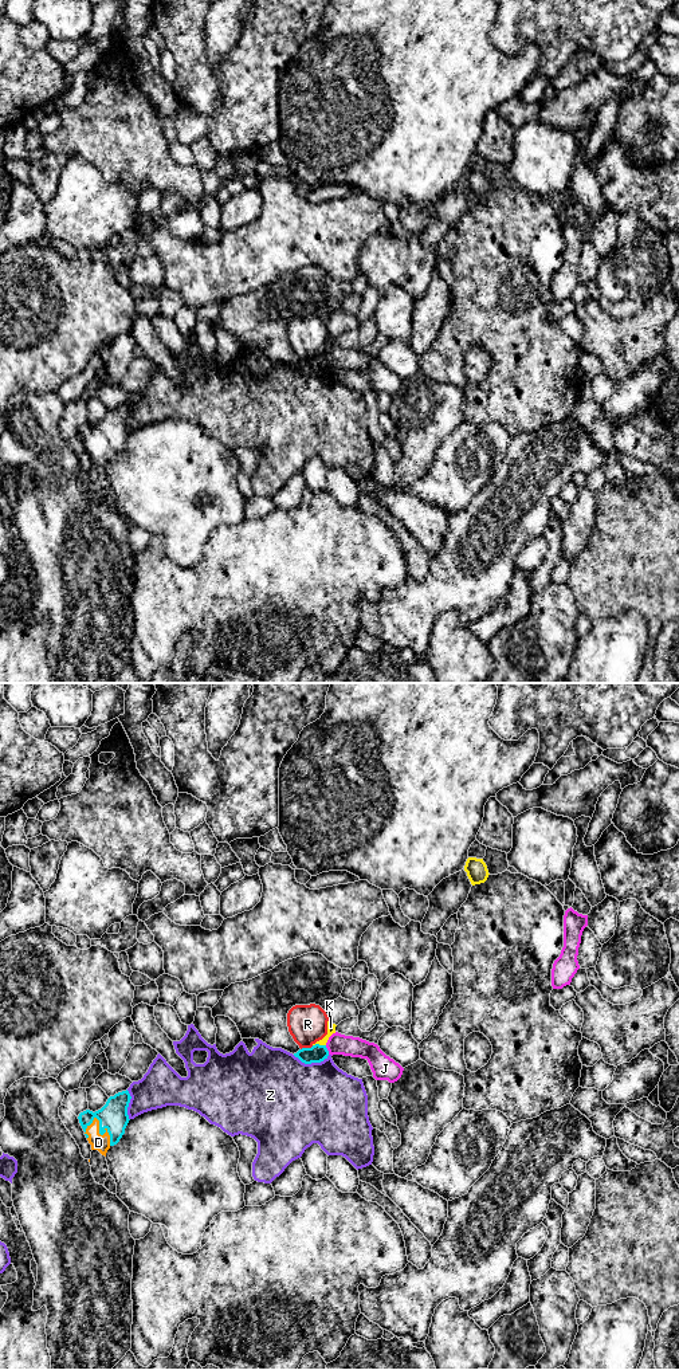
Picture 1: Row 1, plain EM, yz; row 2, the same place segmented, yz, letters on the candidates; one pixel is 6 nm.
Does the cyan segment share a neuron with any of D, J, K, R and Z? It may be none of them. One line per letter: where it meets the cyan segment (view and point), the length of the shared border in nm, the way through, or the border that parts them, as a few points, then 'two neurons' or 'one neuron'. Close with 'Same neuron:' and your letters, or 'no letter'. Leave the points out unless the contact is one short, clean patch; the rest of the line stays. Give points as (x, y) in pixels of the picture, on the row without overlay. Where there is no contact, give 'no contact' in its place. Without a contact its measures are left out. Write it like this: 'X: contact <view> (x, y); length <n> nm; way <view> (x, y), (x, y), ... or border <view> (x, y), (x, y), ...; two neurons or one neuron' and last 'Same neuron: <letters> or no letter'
D: contact yz (102, 447); length 200 nm; way yz (113, 428), (102, 447), (98, 455); one neuron
J: contact yz (326, 362); length 60 nm; border yz (325, 358), (329, 366); two neurons
K: contact yz (318, 357); length 80 nm; border yz (325, 357), (313, 358); two neurons
R: contact yz (306, 361); length 80 nm; two neurons
Z: contact yz (311, 375); length 220 nm; two neurons
Same neuron: D

